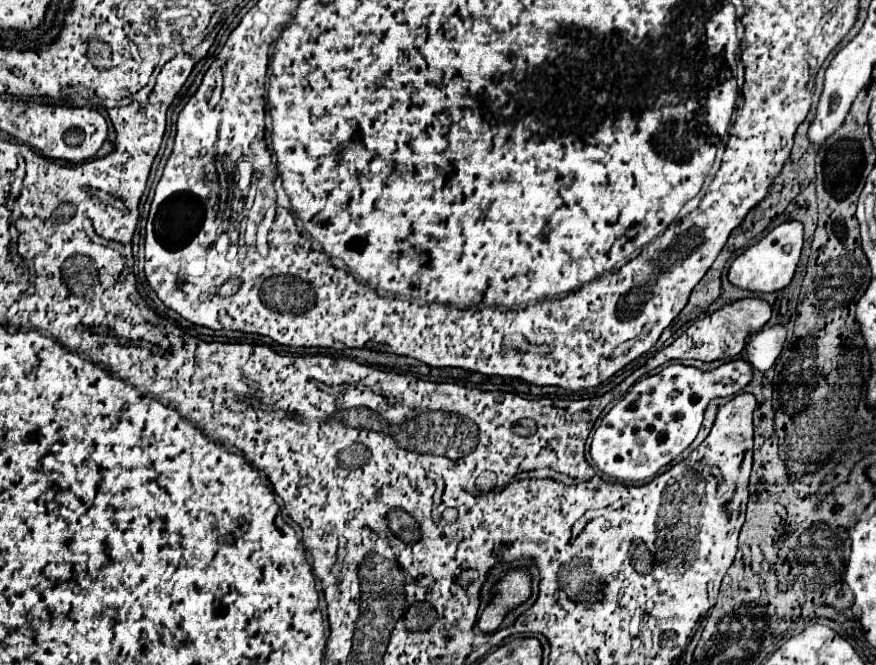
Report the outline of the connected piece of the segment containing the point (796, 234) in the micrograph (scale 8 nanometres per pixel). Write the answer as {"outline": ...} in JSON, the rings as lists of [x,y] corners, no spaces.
{"outline":[[[787,221],[769,231],[761,241],[749,245],[729,267],[729,281],[747,291],[779,291],[787,287],[795,275],[803,247],[803,225],[799,221]]]}

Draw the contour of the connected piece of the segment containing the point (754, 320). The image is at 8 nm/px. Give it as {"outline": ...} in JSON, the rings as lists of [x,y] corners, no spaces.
{"outline":[[[759,297],[737,299],[737,301],[717,309],[715,313],[707,315],[705,319],[699,319],[697,323],[693,323],[677,341],[673,341],[669,347],[661,349],[649,361],[653,361],[653,369],[657,369],[657,367],[661,367],[661,365],[665,365],[667,361],[673,361],[673,359],[675,361],[677,359],[696,359],[703,362],[733,359],[745,347],[747,337],[761,331],[765,327],[765,323],[769,321],[769,317],[771,317],[771,305],[765,299],[759,299]]]}

